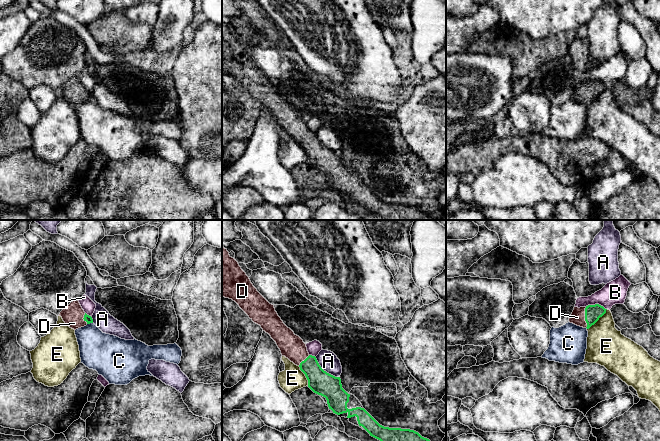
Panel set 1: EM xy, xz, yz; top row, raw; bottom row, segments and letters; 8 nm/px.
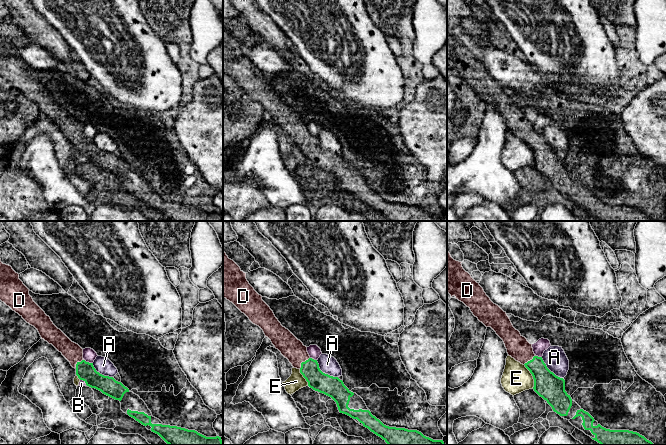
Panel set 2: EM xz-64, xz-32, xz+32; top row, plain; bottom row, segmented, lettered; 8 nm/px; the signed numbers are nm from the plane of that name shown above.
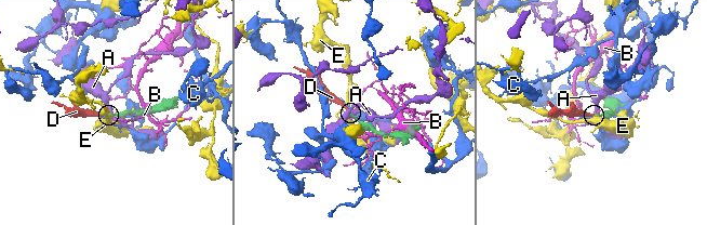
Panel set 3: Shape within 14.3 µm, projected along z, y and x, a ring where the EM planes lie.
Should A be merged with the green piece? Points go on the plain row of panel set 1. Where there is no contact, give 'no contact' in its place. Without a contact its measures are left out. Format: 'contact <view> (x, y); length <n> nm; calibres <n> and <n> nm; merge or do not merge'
contact xz (325, 147); length 260 nm; calibres 190 and 150 nm; do not merge

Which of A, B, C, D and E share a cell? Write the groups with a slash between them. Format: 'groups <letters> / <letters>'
groups A / B / C / D / E

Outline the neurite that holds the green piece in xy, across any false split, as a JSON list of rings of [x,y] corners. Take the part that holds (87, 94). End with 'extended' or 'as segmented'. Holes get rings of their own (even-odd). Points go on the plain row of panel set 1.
[[[78,76],[66,82],[59,92],[62,93],[66,101],[74,106],[93,99],[92,93],[84,88]]] | extended

